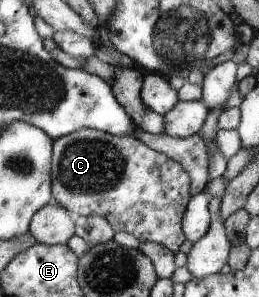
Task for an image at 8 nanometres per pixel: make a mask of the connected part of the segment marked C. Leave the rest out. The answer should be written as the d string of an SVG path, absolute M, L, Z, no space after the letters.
M82 128L55 139L54 168L51 169L55 202L72 216L100 216L110 222L115 232L126 231L140 243L154 242L175 254L186 239L183 215L190 203L190 177L175 159L162 151L153 150L135 137L116 136L108 132Z

